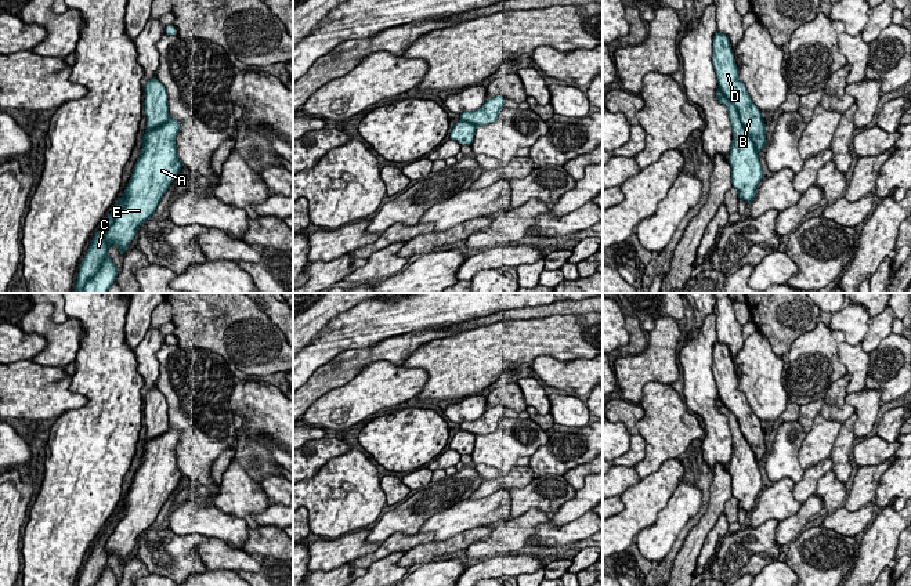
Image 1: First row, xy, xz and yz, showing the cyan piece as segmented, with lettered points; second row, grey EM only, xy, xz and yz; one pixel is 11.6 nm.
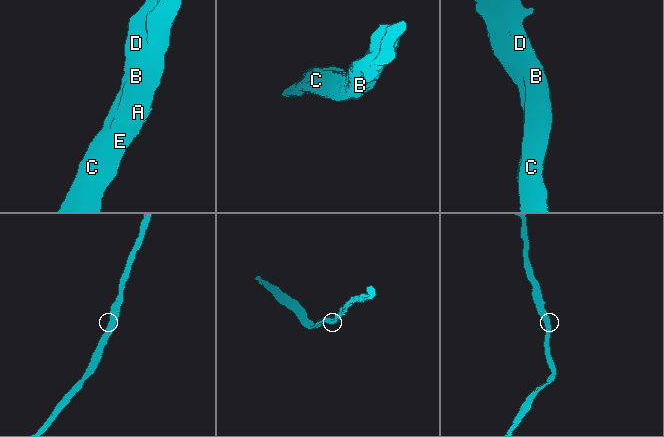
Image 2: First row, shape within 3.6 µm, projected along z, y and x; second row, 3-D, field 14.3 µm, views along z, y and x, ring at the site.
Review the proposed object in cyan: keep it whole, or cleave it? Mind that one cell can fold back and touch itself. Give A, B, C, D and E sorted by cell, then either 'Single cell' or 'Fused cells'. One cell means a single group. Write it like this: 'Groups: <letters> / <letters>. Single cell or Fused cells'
Groups: A E / B C D. Fused cells

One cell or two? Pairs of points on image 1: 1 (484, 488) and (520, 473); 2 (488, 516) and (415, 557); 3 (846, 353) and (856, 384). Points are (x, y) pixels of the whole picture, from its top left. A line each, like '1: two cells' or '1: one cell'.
1: one cell
2: two cells
3: one cell

